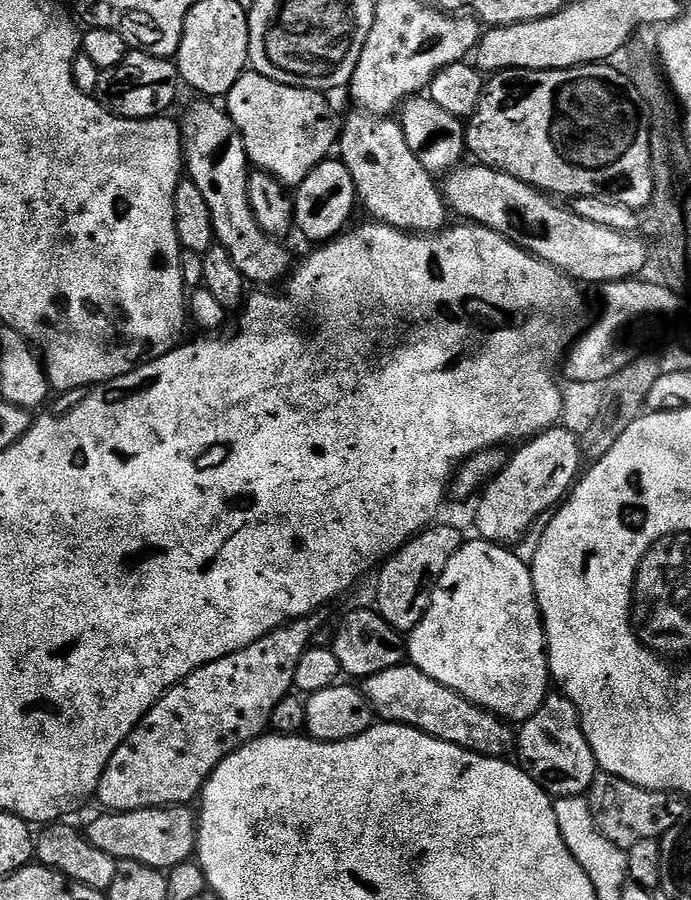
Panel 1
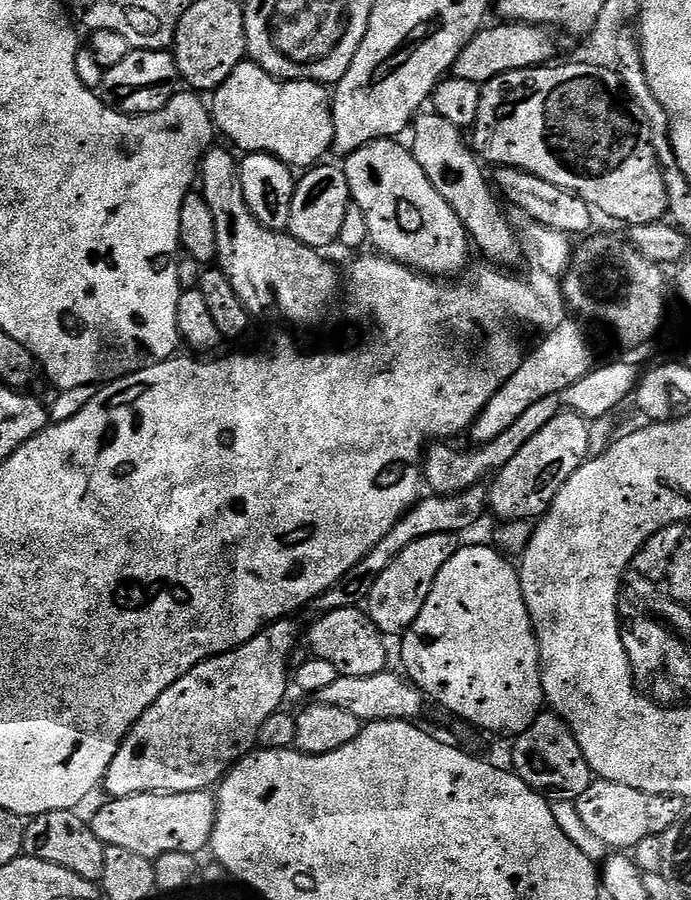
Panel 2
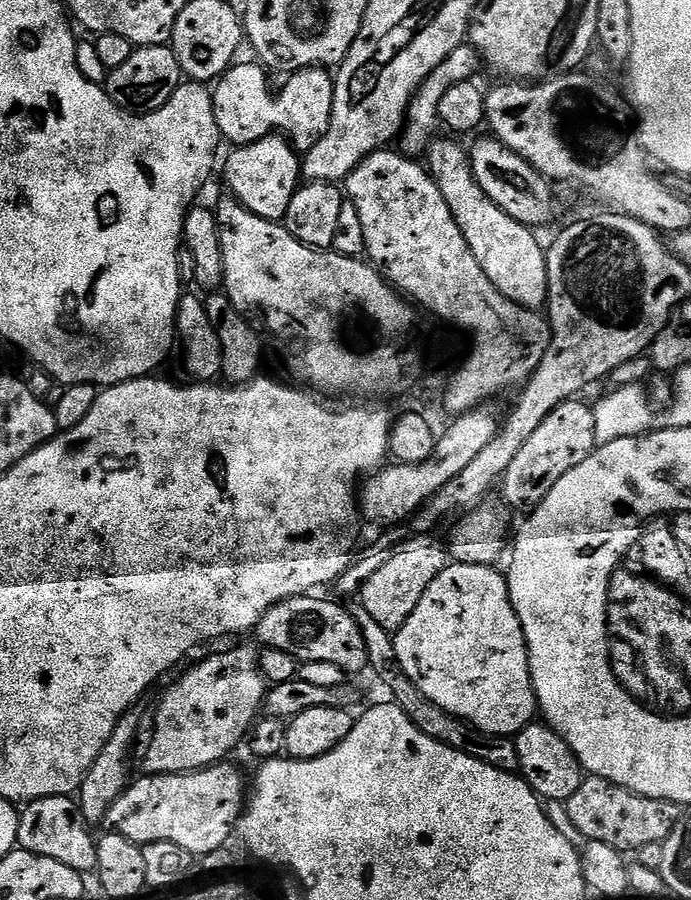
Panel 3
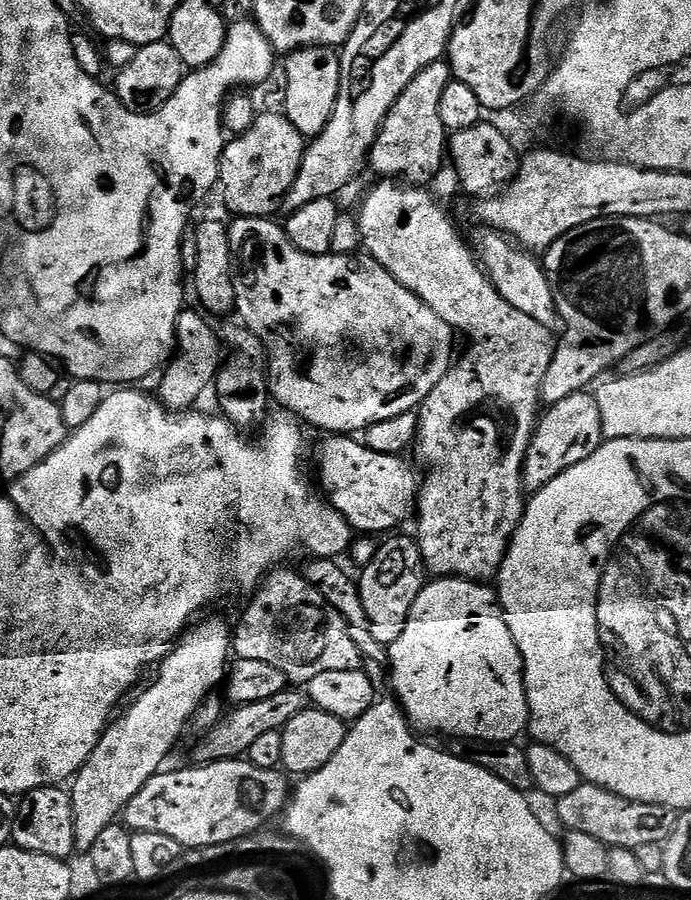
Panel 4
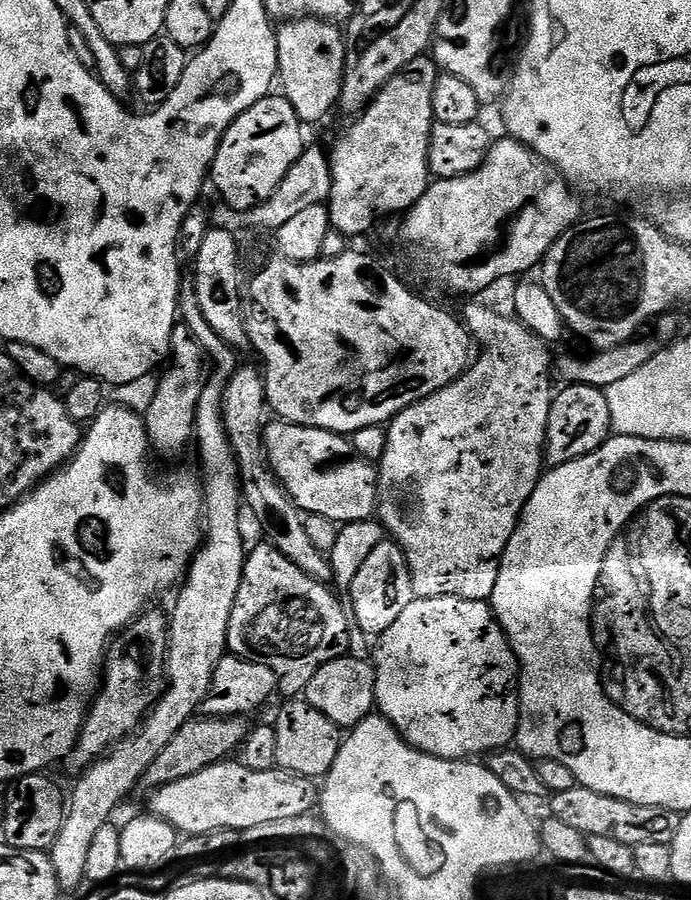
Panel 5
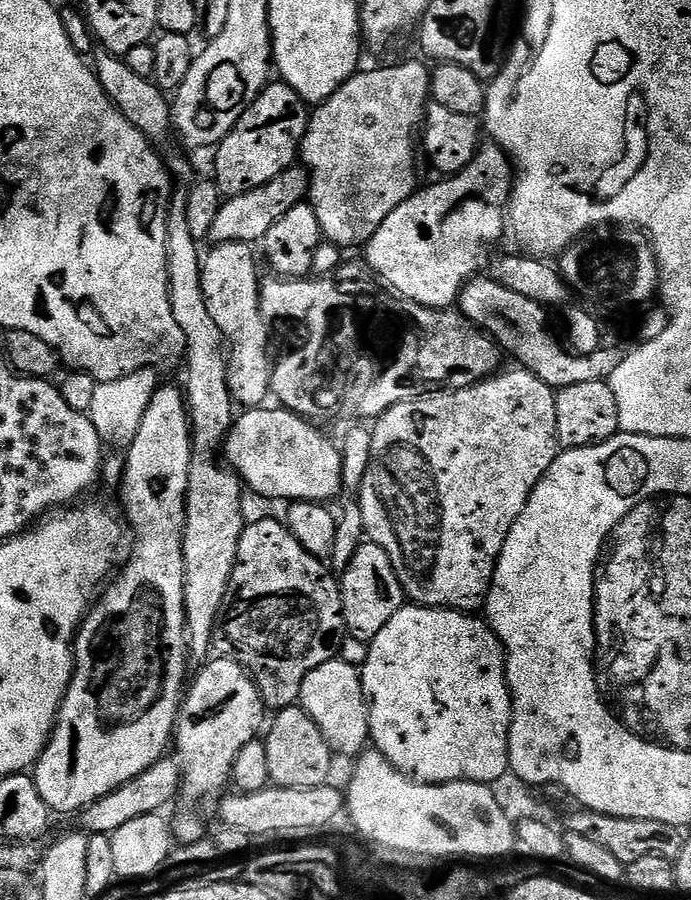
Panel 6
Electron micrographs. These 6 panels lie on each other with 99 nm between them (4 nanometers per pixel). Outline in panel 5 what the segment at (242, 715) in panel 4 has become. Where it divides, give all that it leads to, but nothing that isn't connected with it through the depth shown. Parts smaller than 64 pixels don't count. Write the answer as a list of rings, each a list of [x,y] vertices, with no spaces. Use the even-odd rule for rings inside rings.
[[[193,718],[189,720],[174,738],[170,738],[170,746],[154,758],[150,770],[146,770],[143,783],[149,784],[152,790],[166,787],[167,784],[174,784],[184,778],[190,778],[202,770],[211,768],[214,764],[227,761],[228,756],[237,751],[250,735],[249,725],[243,724],[240,718]]]

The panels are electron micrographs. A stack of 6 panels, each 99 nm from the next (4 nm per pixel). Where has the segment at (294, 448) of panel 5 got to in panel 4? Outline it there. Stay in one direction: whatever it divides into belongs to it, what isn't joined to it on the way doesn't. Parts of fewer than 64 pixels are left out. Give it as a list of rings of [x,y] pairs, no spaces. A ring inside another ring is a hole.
[[[334,434],[324,438],[318,450],[318,470],[322,478],[321,491],[328,502],[344,516],[349,527],[358,530],[360,534],[377,534],[376,532],[392,532],[400,524],[415,513],[416,498],[419,495],[418,474],[406,464],[401,455],[380,453],[359,439],[344,434]]]

